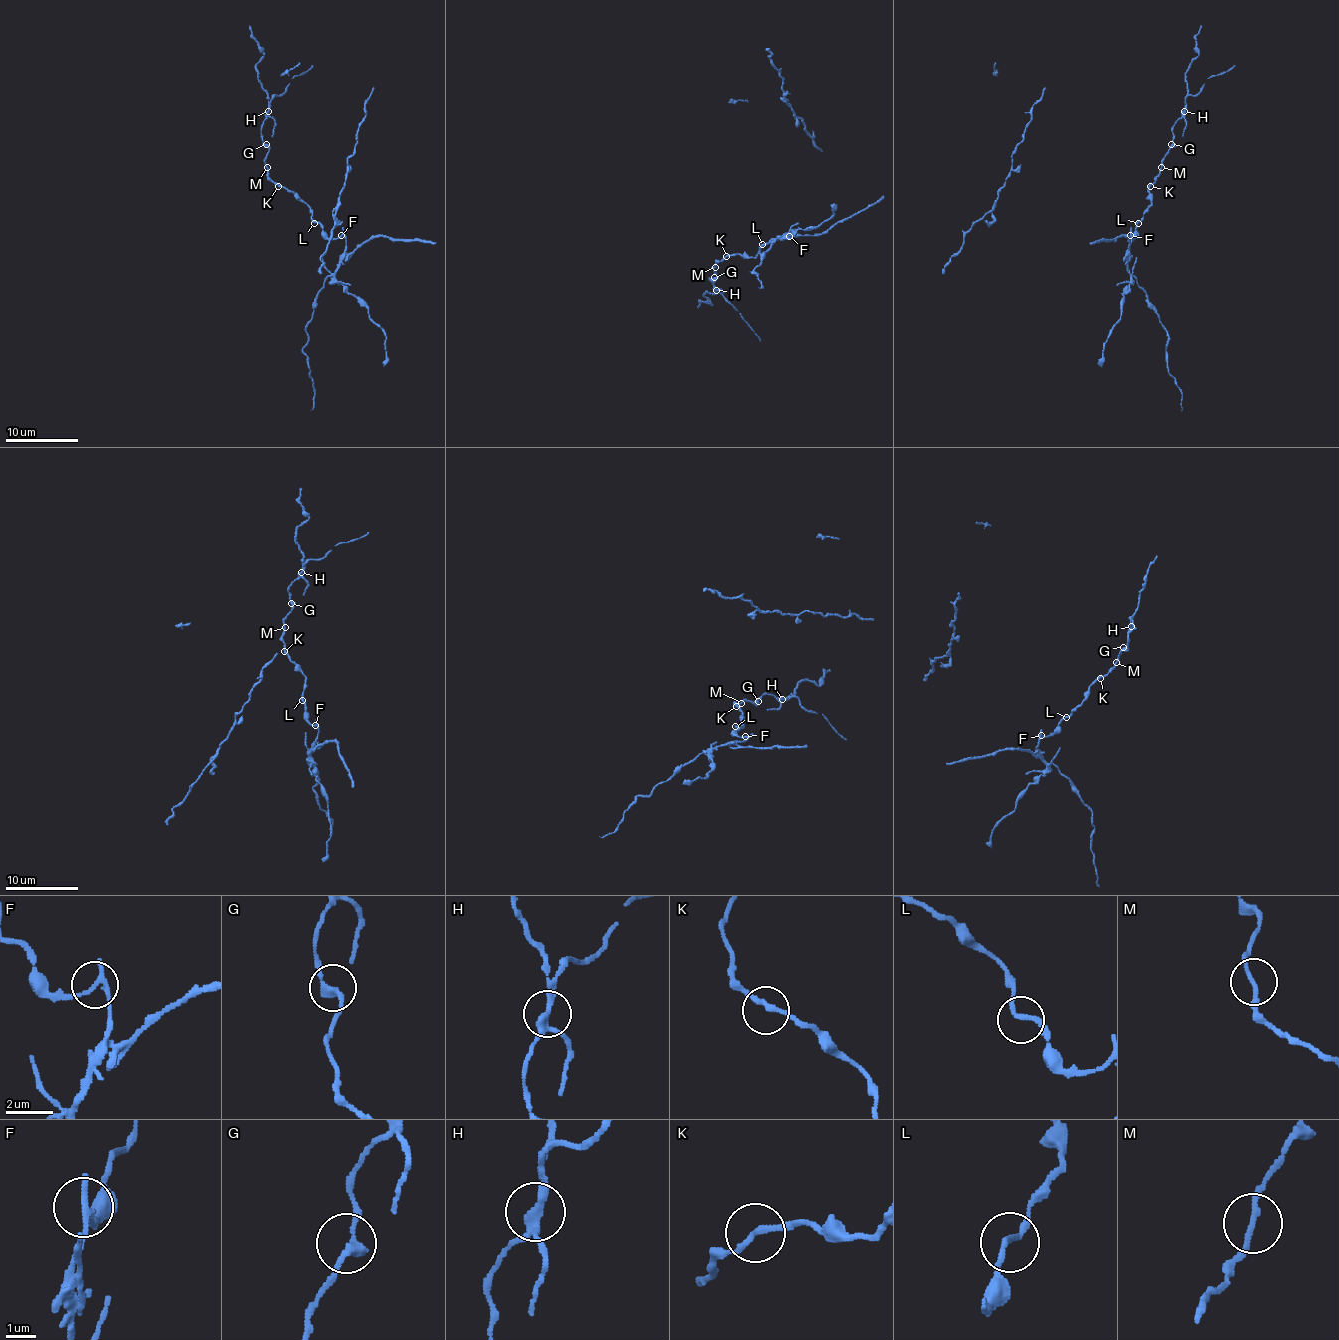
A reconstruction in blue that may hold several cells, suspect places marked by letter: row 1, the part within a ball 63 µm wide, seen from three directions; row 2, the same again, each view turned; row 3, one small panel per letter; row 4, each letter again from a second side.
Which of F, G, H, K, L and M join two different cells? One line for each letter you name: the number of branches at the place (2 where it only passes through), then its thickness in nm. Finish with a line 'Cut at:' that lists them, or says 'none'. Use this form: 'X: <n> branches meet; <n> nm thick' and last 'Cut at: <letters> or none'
F: 2 branches meet; 220 nm thick
H: 3 branches meet; 280 nm thick
Cut at: F, H

